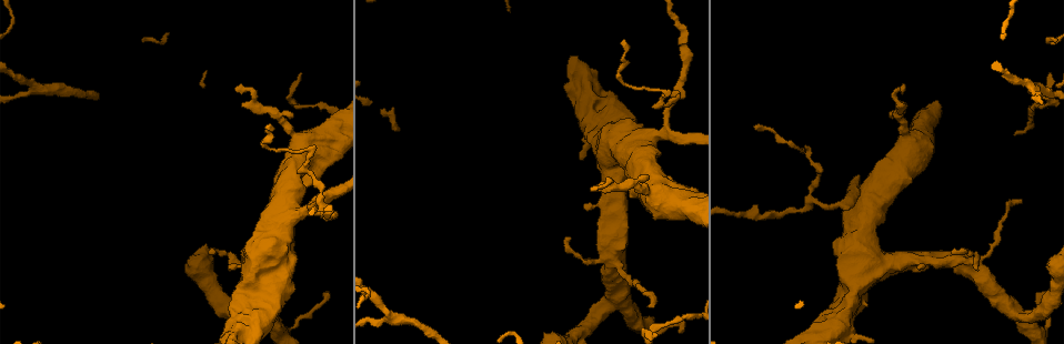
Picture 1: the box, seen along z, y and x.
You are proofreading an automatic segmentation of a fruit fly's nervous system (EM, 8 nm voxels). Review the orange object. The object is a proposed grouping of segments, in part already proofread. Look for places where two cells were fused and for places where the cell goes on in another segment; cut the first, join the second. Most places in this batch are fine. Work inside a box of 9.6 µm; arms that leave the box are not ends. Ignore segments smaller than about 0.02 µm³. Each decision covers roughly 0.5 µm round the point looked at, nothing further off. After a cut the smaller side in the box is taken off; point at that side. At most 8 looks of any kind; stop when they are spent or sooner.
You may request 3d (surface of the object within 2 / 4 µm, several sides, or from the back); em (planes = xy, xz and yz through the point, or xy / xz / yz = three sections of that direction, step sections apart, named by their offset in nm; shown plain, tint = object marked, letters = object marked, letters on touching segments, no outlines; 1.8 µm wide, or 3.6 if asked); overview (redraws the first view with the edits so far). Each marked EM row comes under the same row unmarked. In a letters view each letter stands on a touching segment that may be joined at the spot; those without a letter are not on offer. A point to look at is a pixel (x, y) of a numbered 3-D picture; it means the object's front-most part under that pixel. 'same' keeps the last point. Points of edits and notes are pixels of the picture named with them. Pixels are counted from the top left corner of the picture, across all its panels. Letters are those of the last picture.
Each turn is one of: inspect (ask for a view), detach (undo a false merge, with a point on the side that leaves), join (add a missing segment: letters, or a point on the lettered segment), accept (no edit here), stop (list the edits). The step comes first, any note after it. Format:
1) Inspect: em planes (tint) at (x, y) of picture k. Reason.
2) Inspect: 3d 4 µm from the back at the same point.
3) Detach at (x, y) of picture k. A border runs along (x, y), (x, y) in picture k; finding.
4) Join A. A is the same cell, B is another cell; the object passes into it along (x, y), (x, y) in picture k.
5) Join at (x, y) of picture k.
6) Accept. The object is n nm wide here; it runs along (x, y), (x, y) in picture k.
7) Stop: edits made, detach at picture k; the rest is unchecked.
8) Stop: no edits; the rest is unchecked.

Inspect: em xz step 16 (tint) at (1022, 199) of picture 1.

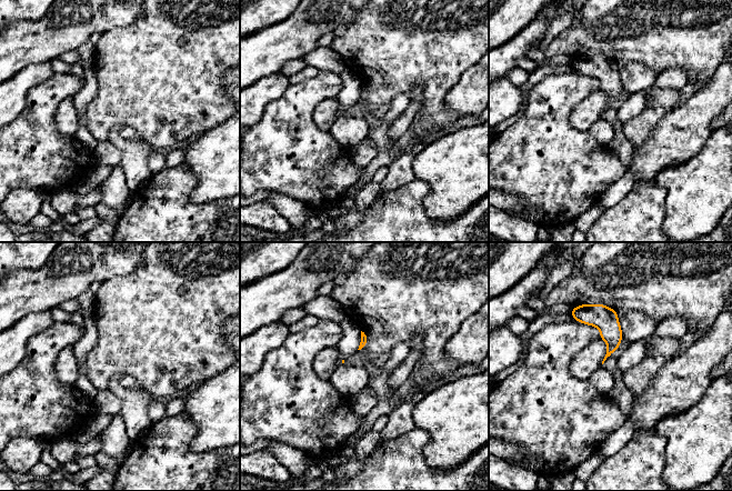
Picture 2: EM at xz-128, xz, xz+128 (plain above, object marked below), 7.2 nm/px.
Inspect: em planes (letters) at the same point.

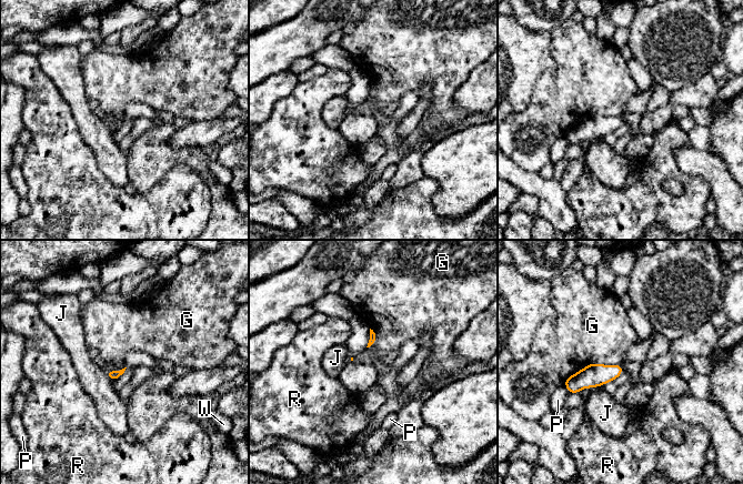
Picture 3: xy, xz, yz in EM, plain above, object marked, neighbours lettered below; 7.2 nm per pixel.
Accept. G, J, P, R and W are other cells; a border runs along (620, 364), (590, 363), (563, 383) in picture 3; no lettered segment goes on from it.

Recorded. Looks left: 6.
Inspect: 3d 2 µm at (614, 252) of picture 1. A narrow waist.

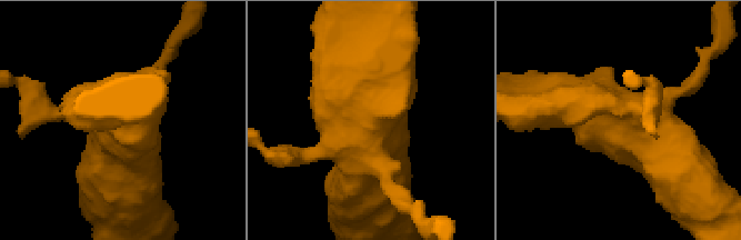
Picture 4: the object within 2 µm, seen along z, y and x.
Inspect: em xy step 16 (tint) at (369, 122) of picture 4. Now the EM.

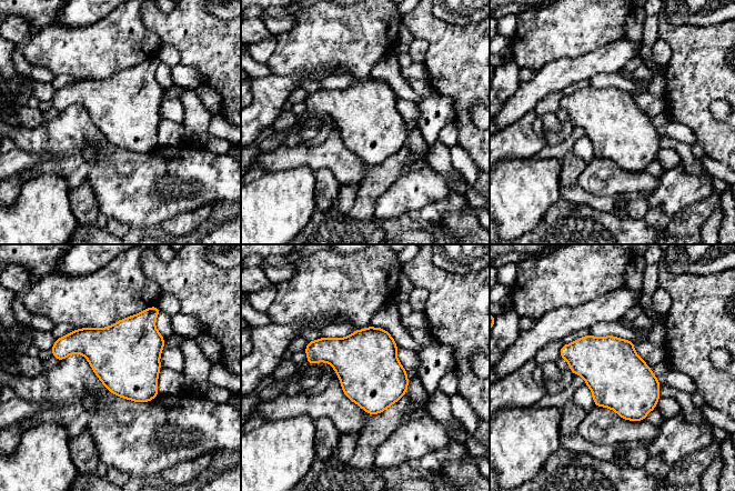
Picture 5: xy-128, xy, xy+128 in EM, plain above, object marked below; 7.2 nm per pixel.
Inspect: em planes (letters) at the same point.

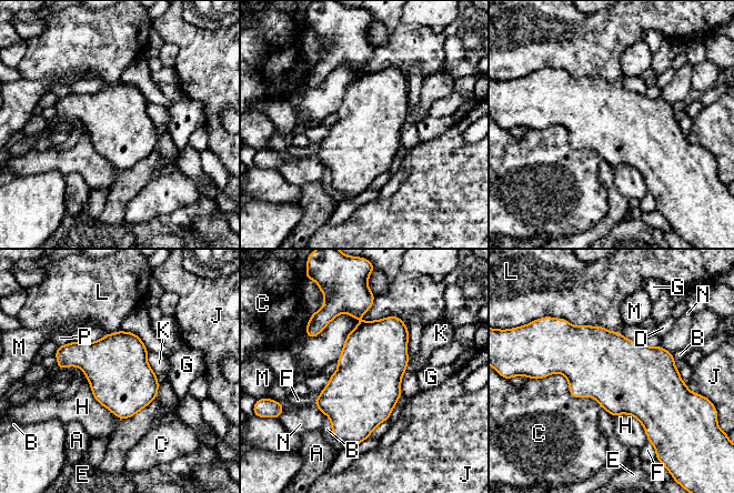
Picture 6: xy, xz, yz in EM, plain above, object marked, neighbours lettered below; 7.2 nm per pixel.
Accept. The object is 460 nm wide here; A, B, C, D, E, F, G, H, J, K, L, M, N and P are other cells; a border runs along (408, 328), (363, 320), (337, 360) in picture 6; continuous, no second cell.

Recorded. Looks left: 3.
Inspect: 3d 4 µm at (812, 200) of picture 1. Arms part here.

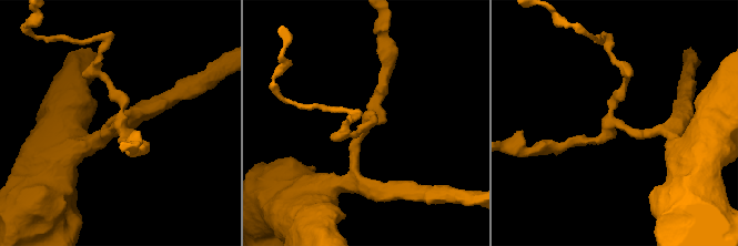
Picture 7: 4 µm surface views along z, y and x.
Inspect: em xy step 16 (tint) at (365, 120) of picture 7. 3 arms meet here; now the EM.

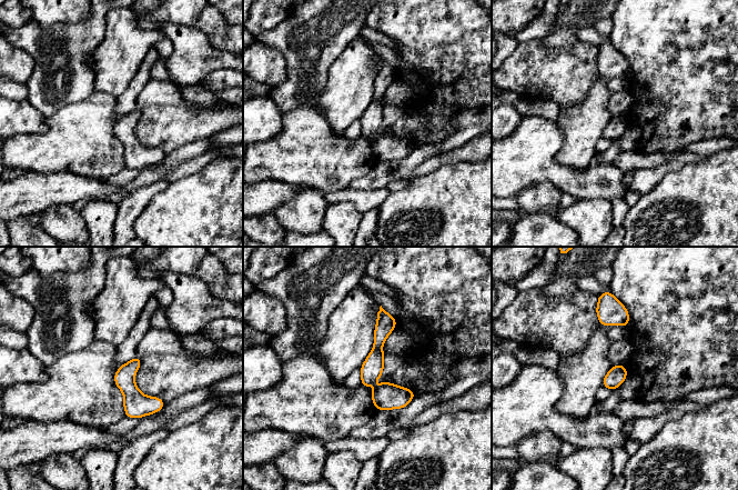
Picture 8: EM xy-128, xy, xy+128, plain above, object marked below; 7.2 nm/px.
Inspect: em planes (letters) at the same point. Another direction.

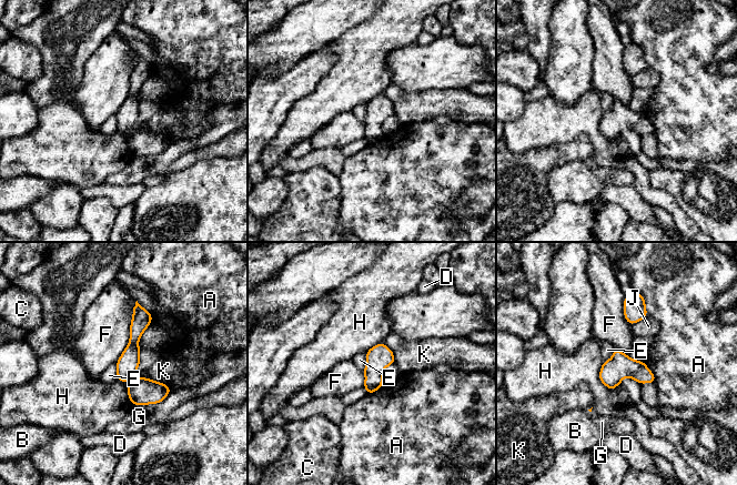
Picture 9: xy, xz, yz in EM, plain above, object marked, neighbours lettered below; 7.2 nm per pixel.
Accept. The object is 160 nm wide here; A, B, C, D, E, F, G, H, J and K are other cells; a border runs along (366, 352), (366, 364), (363, 370) in picture 9; continuous, no second cell.

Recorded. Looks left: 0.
Stop: no edits; the rest is unchecked.

